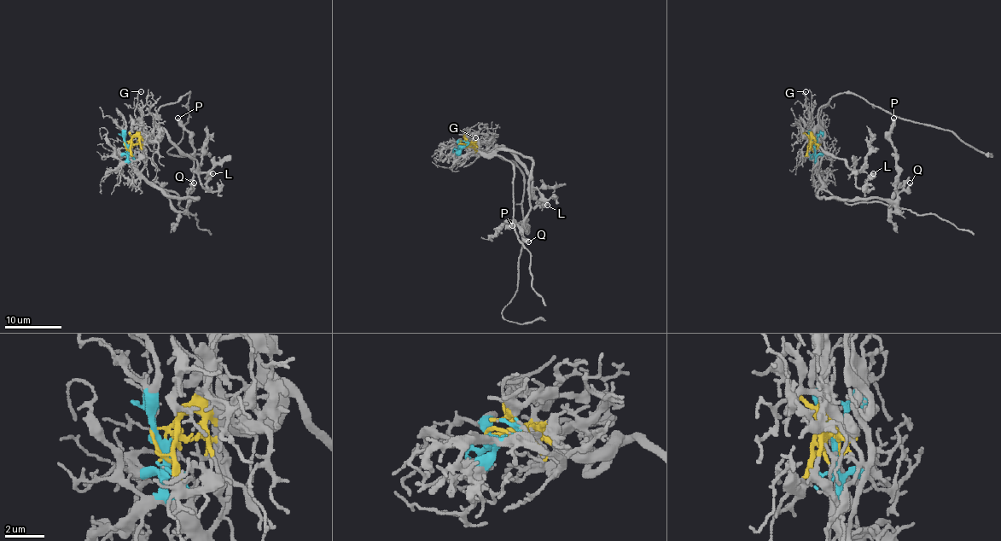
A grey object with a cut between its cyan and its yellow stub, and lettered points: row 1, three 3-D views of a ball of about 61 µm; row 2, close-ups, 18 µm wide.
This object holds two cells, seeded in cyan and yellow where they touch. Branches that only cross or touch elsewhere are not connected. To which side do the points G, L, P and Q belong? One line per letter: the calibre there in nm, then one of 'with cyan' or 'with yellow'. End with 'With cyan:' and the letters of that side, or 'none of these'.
G: calibre 170 nm; with yellow
L: calibre 600 nm; with yellow
P: calibre 360 nm; with cyan
Q: calibre 280 nm; with cyan
With cyan: P, Q

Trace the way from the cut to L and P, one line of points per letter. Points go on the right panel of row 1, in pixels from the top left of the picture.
L: (814, 144), (813, 131), (813, 139), (852, 171), (858, 187), (863, 187), (874, 172)
P: (814, 144), (814, 170), (822, 187), (848, 204), (883, 202), (900, 209), (896, 148), (891, 135), (893, 118)

